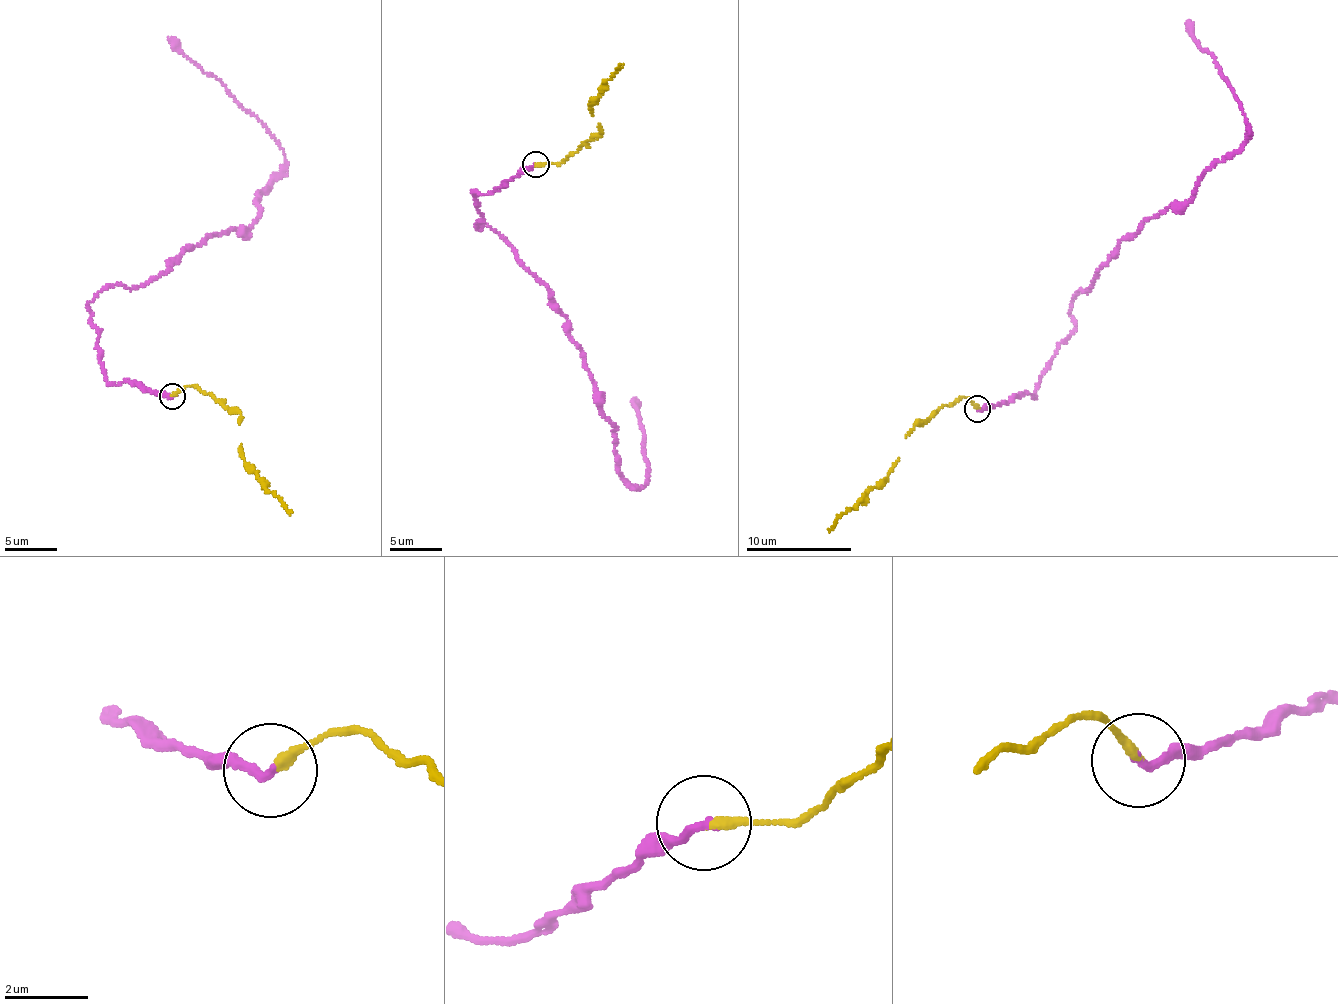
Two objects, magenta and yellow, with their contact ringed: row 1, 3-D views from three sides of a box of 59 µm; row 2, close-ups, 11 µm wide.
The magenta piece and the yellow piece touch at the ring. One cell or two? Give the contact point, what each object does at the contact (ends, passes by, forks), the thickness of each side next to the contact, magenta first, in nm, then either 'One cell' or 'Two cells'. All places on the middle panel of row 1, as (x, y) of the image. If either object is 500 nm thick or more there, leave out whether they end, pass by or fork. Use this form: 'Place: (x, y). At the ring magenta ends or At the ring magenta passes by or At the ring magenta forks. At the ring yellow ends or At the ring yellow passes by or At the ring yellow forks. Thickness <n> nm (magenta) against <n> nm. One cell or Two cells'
Place: (535, 164). At the ring magenta ends. At the ring yellow ends. Thickness 180 nm (magenta) against 200 nm. One cell

